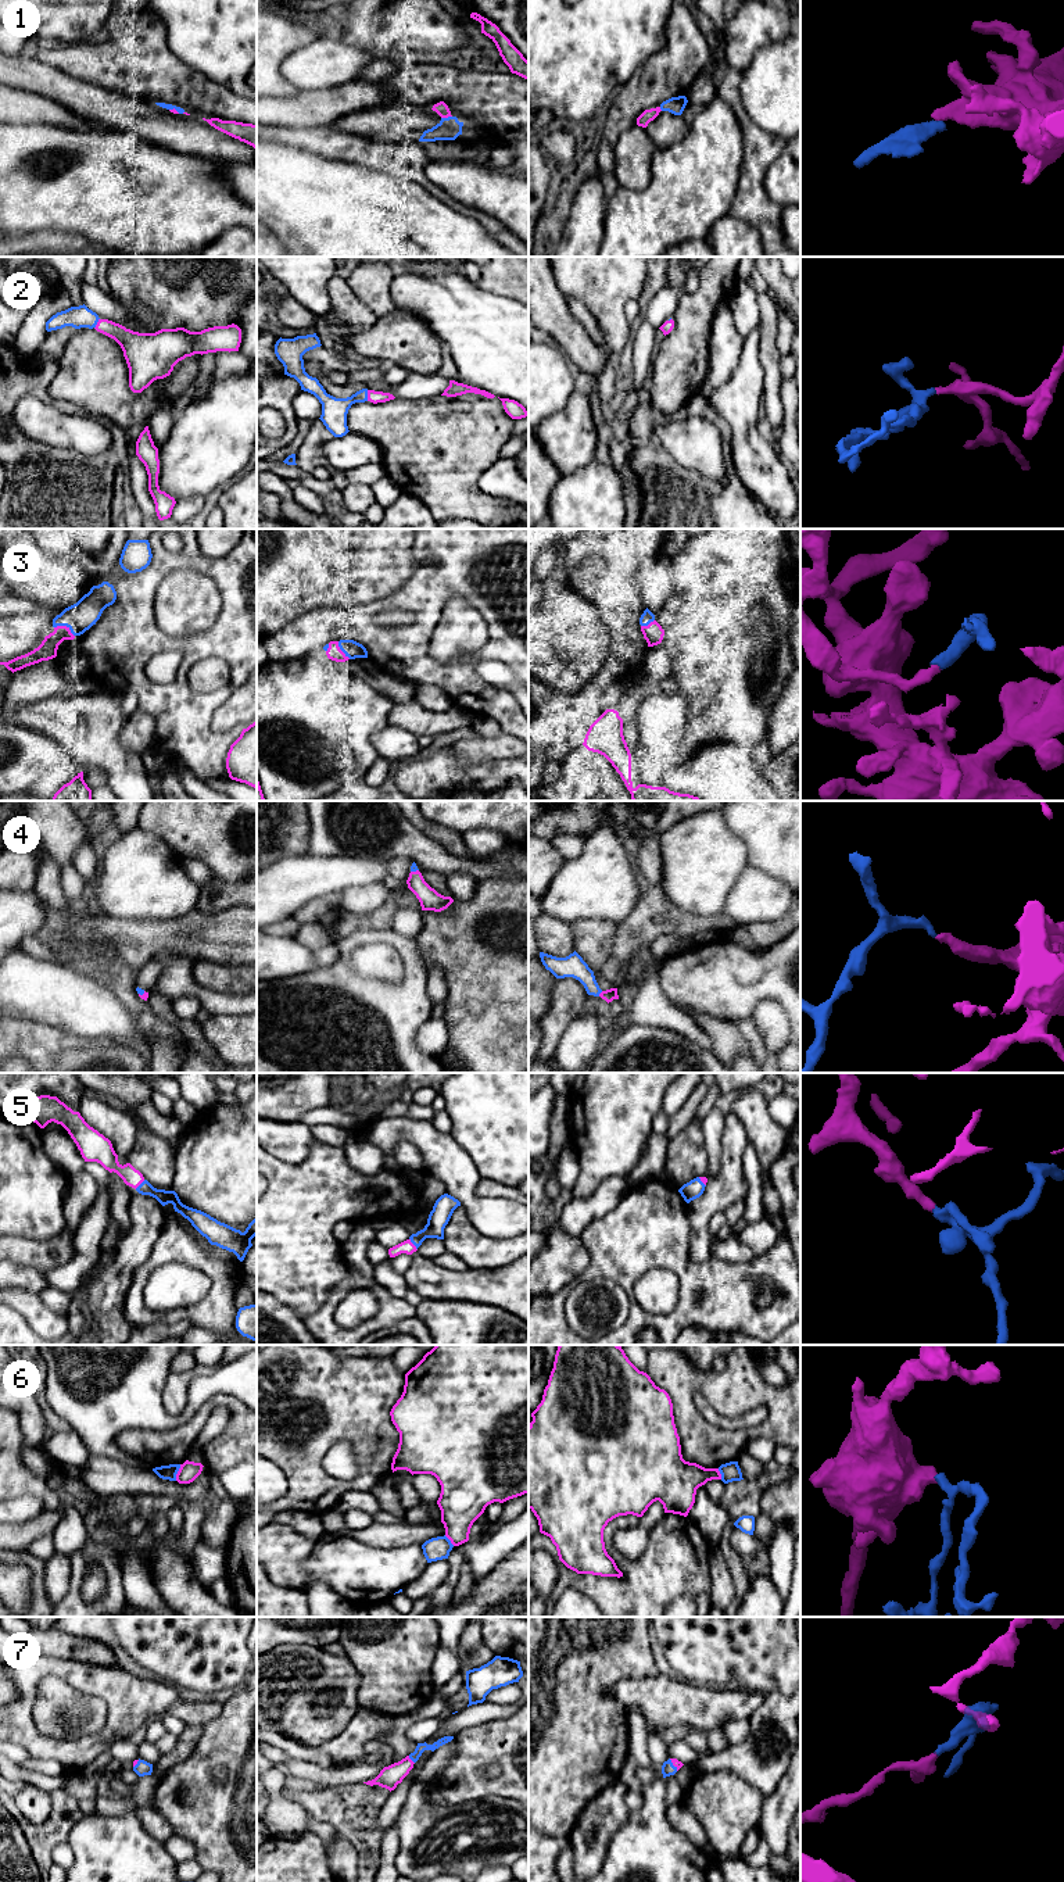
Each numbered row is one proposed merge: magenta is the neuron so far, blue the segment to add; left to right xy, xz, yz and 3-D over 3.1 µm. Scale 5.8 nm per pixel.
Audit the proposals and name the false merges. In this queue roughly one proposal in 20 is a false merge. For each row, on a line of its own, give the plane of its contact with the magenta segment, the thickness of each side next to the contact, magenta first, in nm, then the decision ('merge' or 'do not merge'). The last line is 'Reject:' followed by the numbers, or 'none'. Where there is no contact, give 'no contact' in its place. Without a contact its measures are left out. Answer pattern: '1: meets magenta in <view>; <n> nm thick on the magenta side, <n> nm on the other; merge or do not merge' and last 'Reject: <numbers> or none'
1: meets magenta in xz; 80 nm thick on the magenta side, 130 nm on the other; merge
2: meets magenta in xz; 70 nm thick on the magenta side, 150 nm on the other; merge
3: meets magenta in xy; 110 nm thick on the magenta side, 170 nm on the other; merge
4: meets magenta in yz; 70 nm thick on the magenta side, 130 nm on the other; merge
5: meets magenta in xz; 80 nm thick on the magenta side, 120 nm on the other; merge
6: meets magenta in xy; 110 nm thick on the magenta side, 80 nm on the other; do not merge
7: meets magenta in xz; 120 nm thick on the magenta side, 60 nm on the other; merge
Reject: 6

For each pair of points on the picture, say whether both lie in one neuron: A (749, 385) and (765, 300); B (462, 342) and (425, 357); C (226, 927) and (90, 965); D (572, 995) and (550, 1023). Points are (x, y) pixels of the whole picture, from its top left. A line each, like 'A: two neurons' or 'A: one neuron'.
A: two neurons
B: two neurons
C: two neurons
D: one neuron

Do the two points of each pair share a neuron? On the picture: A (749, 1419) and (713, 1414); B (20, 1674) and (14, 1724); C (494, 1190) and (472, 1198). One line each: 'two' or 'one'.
A: one
B: one
C: two

